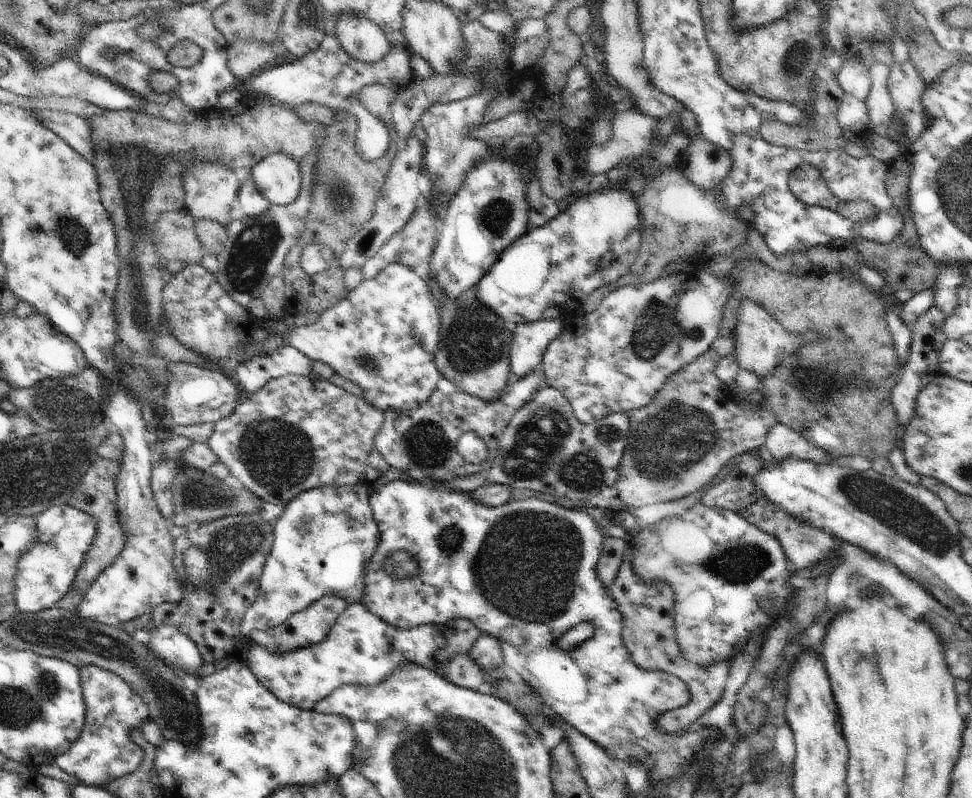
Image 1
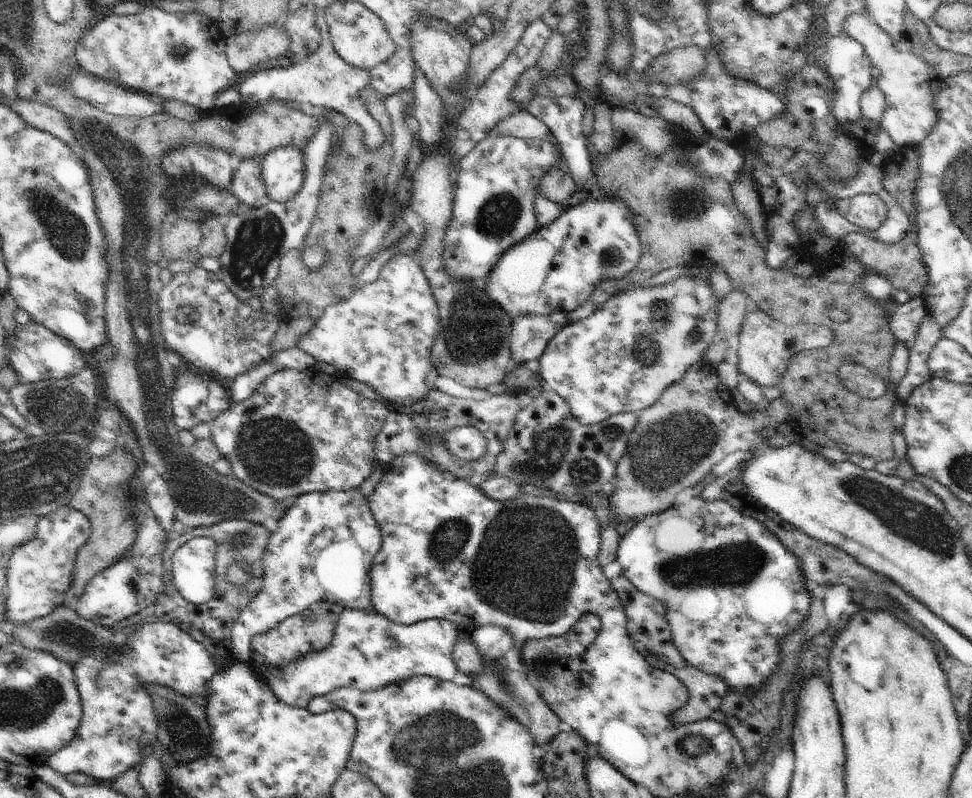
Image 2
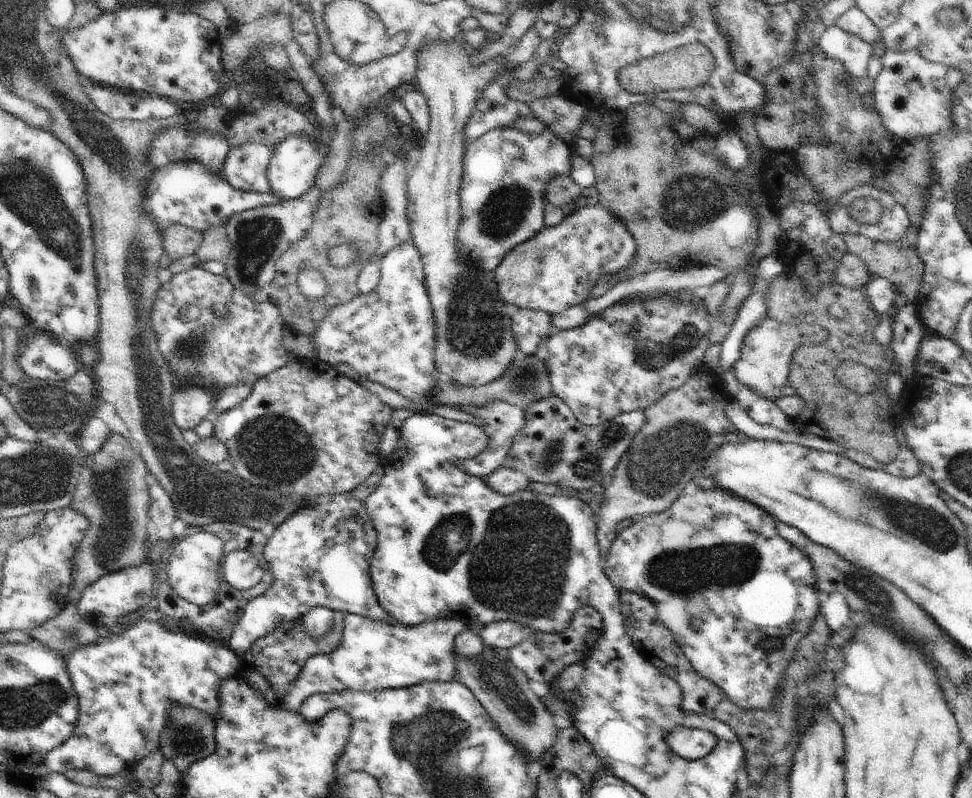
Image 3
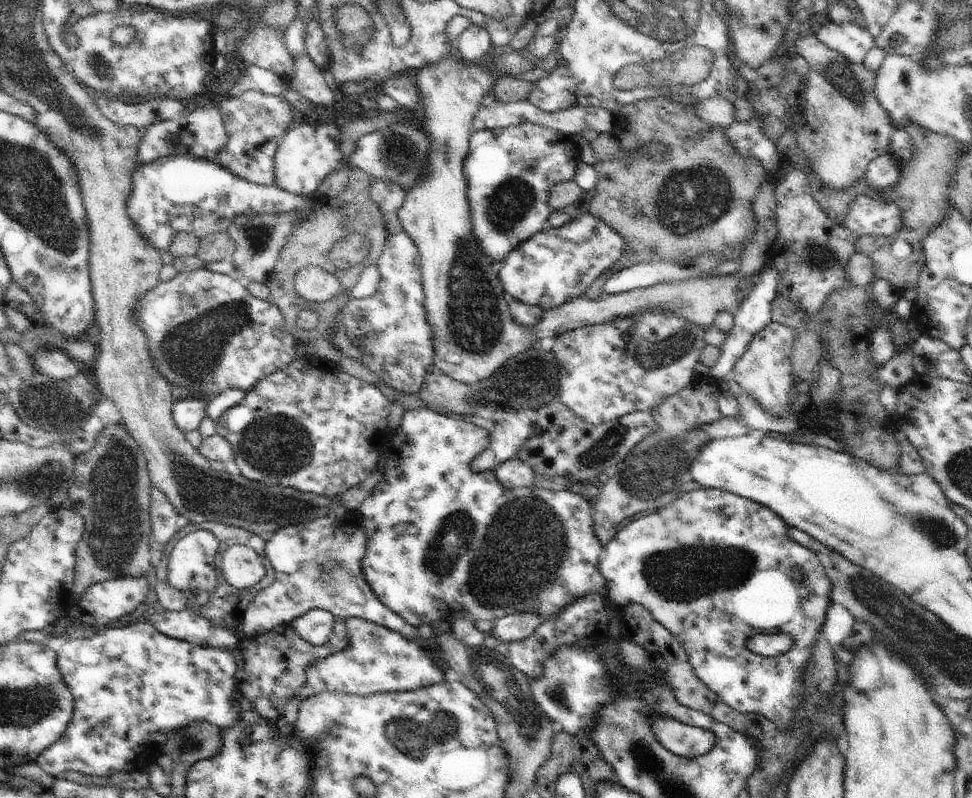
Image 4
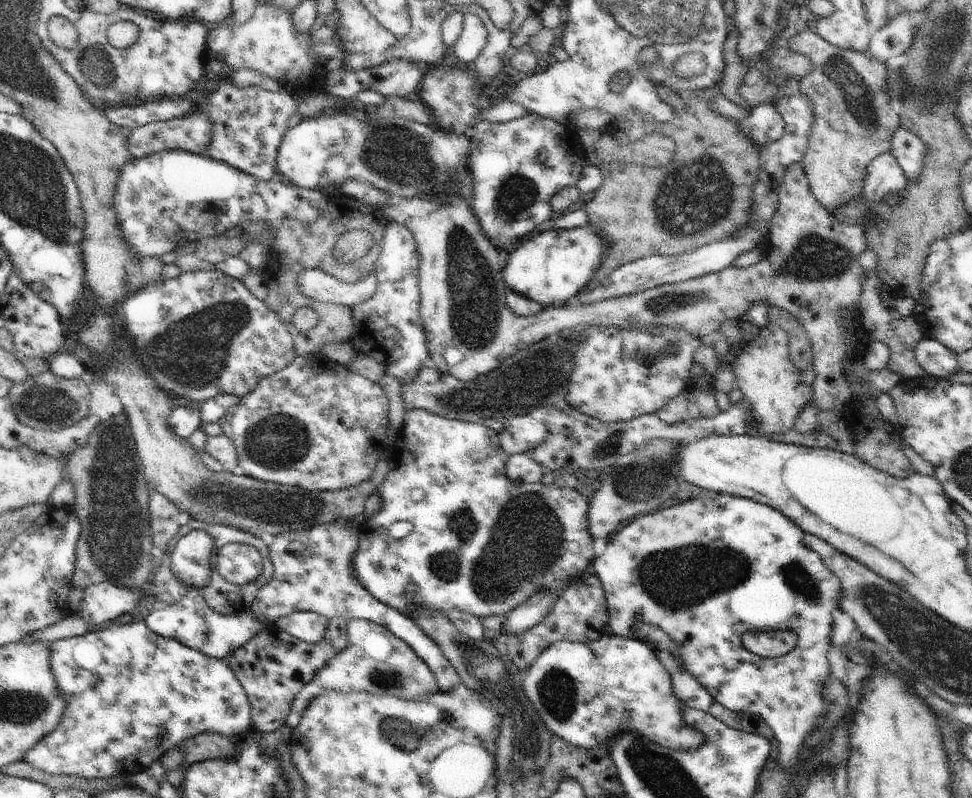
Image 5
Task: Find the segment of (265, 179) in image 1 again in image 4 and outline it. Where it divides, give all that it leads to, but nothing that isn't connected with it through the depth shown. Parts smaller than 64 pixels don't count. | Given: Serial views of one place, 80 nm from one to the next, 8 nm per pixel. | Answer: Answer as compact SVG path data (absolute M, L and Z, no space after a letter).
M303 123L287 130L275 152L275 185L295 195L314 194L325 176L342 167L343 154L339 149L340 128L340 124L324 124L316 128Z

